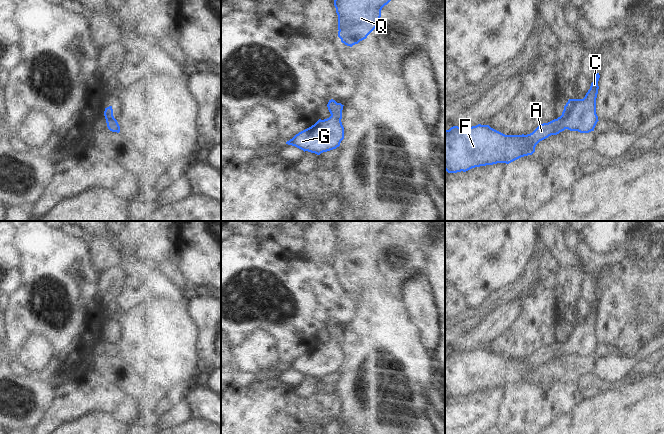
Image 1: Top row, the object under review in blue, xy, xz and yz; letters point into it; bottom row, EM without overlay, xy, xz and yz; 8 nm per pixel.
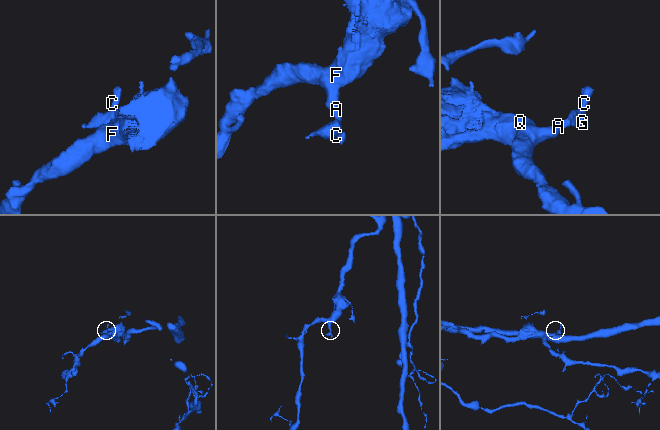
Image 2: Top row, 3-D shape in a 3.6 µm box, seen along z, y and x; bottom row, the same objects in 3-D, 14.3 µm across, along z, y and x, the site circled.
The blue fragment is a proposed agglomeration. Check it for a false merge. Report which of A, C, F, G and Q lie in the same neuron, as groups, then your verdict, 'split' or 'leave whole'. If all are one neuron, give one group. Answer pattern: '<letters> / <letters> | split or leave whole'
A C F G Q | leave whole

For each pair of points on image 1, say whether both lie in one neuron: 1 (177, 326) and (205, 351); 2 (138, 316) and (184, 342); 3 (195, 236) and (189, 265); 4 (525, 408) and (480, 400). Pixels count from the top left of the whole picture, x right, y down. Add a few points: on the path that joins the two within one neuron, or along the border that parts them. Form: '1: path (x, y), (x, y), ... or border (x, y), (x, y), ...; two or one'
1: border (194, 322), (199, 332), (199, 357), (201, 360); two
2: path (149, 327), (164, 342), (173, 342); one
3: path (195, 243), (195, 258); one
4: border (507, 388), (499, 407), (498, 421), (496, 423); two

